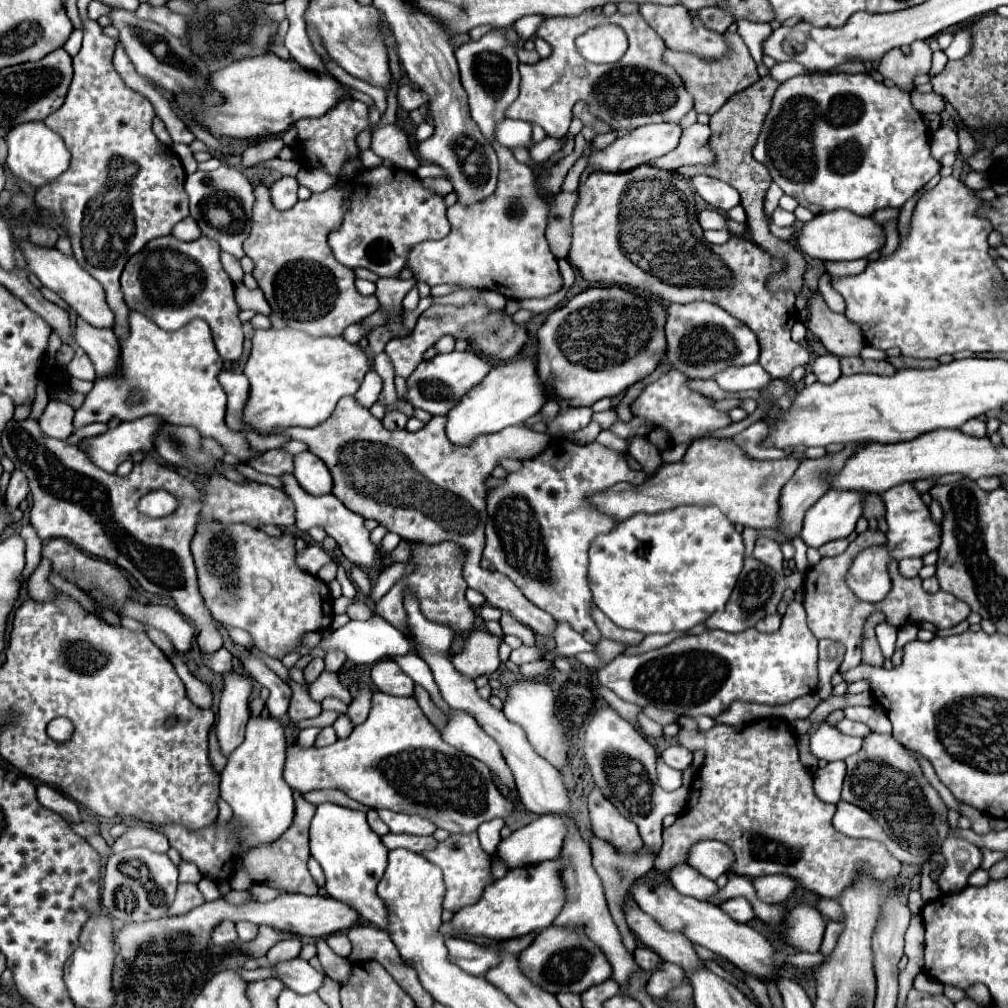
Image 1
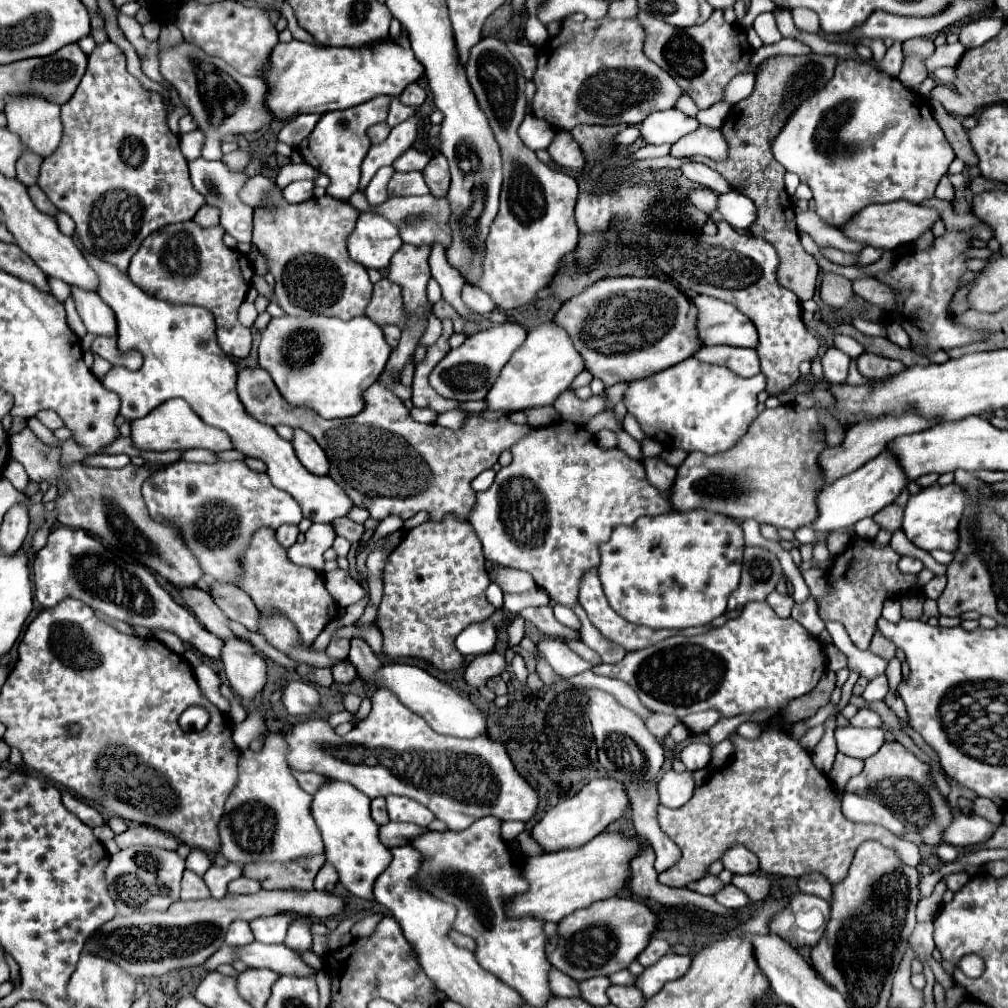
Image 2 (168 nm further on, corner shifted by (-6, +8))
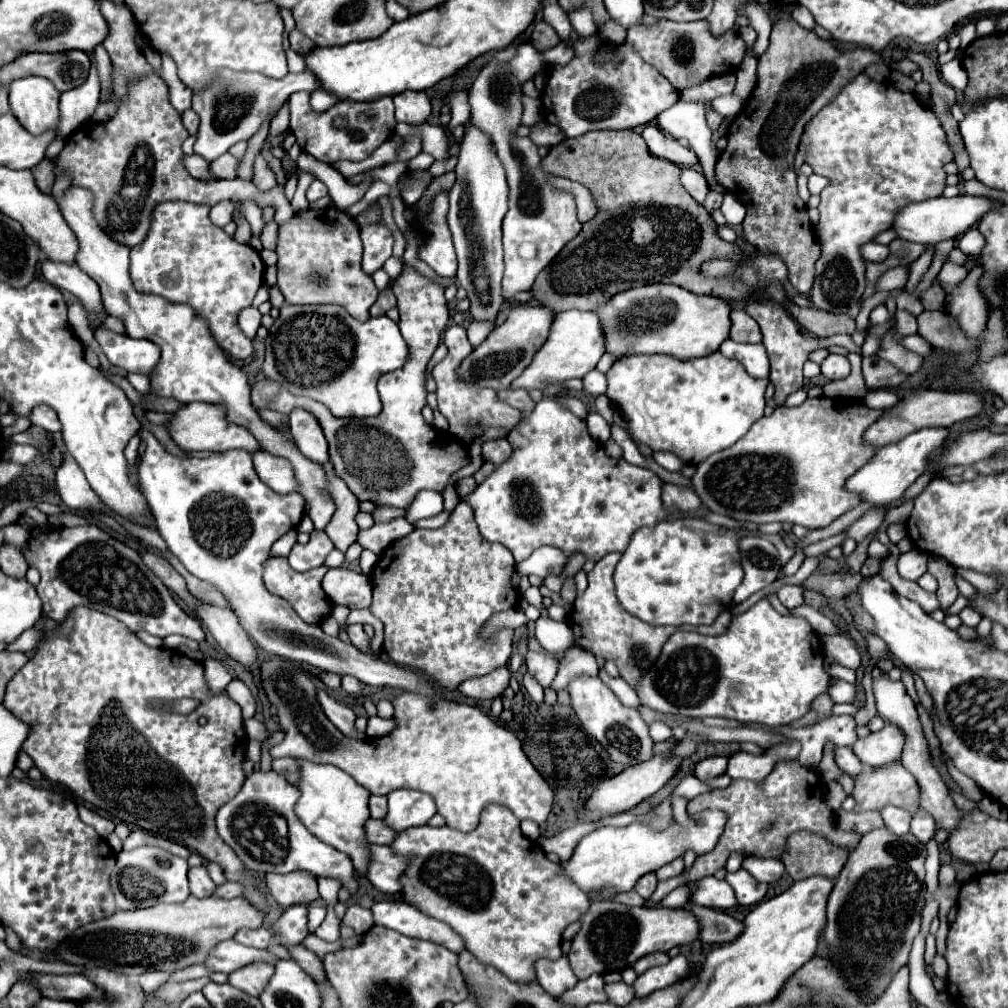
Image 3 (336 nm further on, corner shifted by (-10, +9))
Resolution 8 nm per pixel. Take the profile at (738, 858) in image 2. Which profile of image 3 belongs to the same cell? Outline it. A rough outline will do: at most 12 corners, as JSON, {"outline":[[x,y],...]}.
{"outline":[[747,858],[743,868],[759,882],[785,874],[779,858]]}

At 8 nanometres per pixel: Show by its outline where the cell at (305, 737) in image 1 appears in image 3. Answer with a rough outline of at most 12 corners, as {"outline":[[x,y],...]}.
{"outline":[[379,716],[369,718],[367,734],[371,738],[393,732],[395,720]]}

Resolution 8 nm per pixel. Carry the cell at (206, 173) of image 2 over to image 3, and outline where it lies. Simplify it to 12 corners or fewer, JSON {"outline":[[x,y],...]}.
{"outline":[[197,154],[183,156],[193,178],[213,180],[209,162]]}

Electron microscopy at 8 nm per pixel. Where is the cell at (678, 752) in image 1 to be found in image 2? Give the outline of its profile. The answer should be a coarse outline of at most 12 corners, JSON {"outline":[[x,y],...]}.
{"outline":[[689,743],[681,751],[681,761],[689,771],[709,765],[711,747]]}

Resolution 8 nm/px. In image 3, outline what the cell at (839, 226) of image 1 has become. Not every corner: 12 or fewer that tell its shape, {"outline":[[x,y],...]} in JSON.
{"outline":[[959,194],[905,206],[899,238],[935,246],[1001,202]]}

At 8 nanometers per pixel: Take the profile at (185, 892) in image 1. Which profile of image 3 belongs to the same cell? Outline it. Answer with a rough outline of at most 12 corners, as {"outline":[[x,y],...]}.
{"outline":[[205,866],[189,868],[191,894],[207,898],[215,890]]}

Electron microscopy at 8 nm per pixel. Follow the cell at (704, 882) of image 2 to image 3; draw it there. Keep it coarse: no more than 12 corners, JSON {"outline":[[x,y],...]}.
{"outline":[[679,886],[659,902],[661,908],[683,908],[691,888]]}

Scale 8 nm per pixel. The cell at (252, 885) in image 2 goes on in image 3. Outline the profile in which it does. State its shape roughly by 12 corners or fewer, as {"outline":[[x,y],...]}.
{"outline":[[225,882],[215,888],[217,898],[243,896],[243,886]]}

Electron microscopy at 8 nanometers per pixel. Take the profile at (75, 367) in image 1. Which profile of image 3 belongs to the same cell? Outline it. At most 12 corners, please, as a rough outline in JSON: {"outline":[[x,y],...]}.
{"outline":[[95,324],[93,336],[111,364],[133,374],[153,374],[161,352]]}

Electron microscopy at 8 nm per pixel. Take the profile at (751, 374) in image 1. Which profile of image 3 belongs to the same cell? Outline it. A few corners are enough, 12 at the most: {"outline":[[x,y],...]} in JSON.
{"outline":[[725,340],[723,356],[741,362],[755,378],[769,376],[763,344]]}

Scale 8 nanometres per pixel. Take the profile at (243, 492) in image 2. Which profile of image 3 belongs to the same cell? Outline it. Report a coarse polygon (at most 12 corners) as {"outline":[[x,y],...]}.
{"outline":[[143,432],[139,486],[169,550],[265,652],[441,698],[305,624],[263,586],[297,528],[251,452],[179,458]]}

